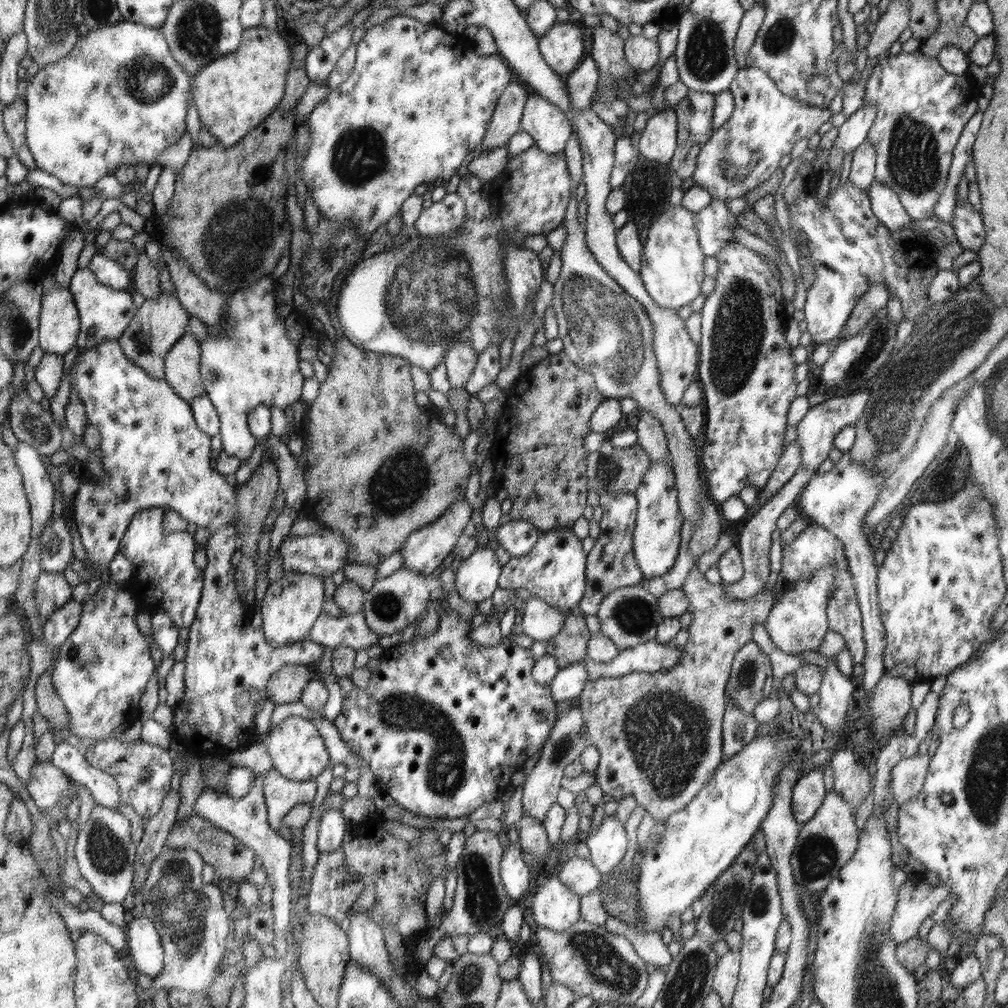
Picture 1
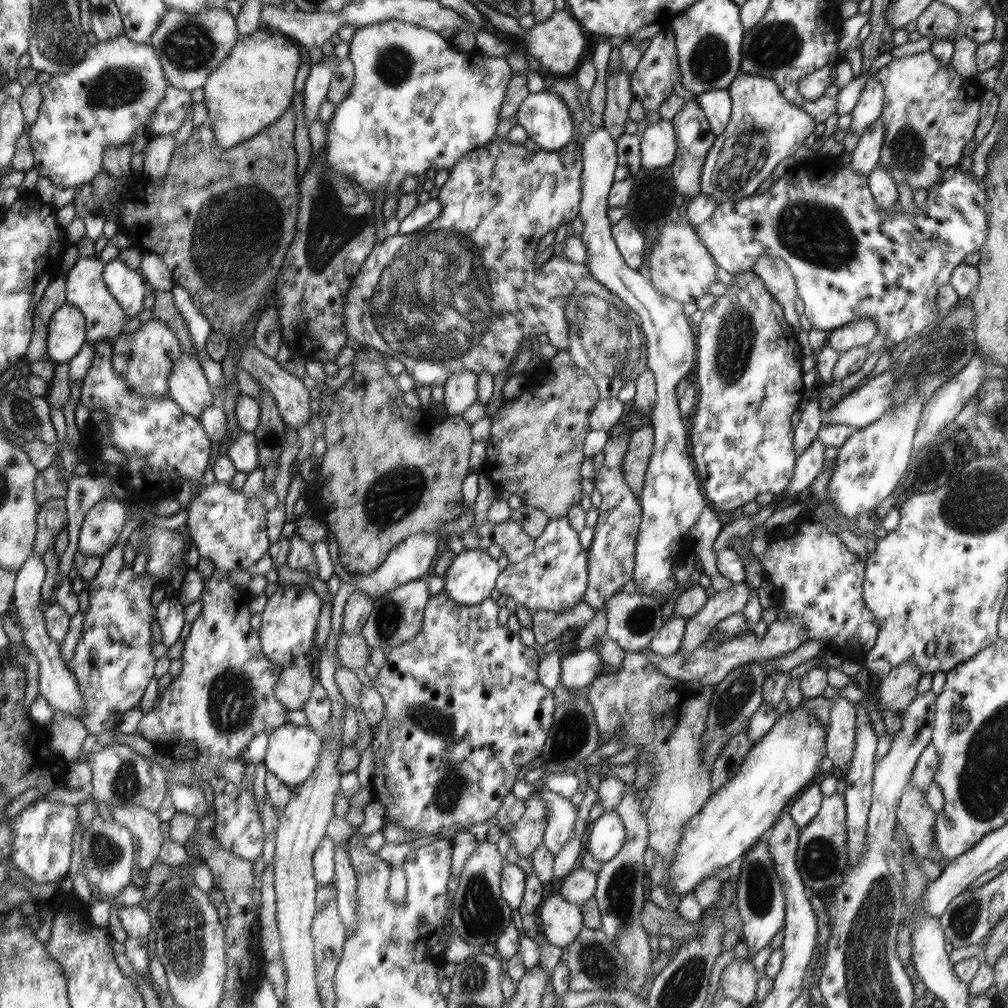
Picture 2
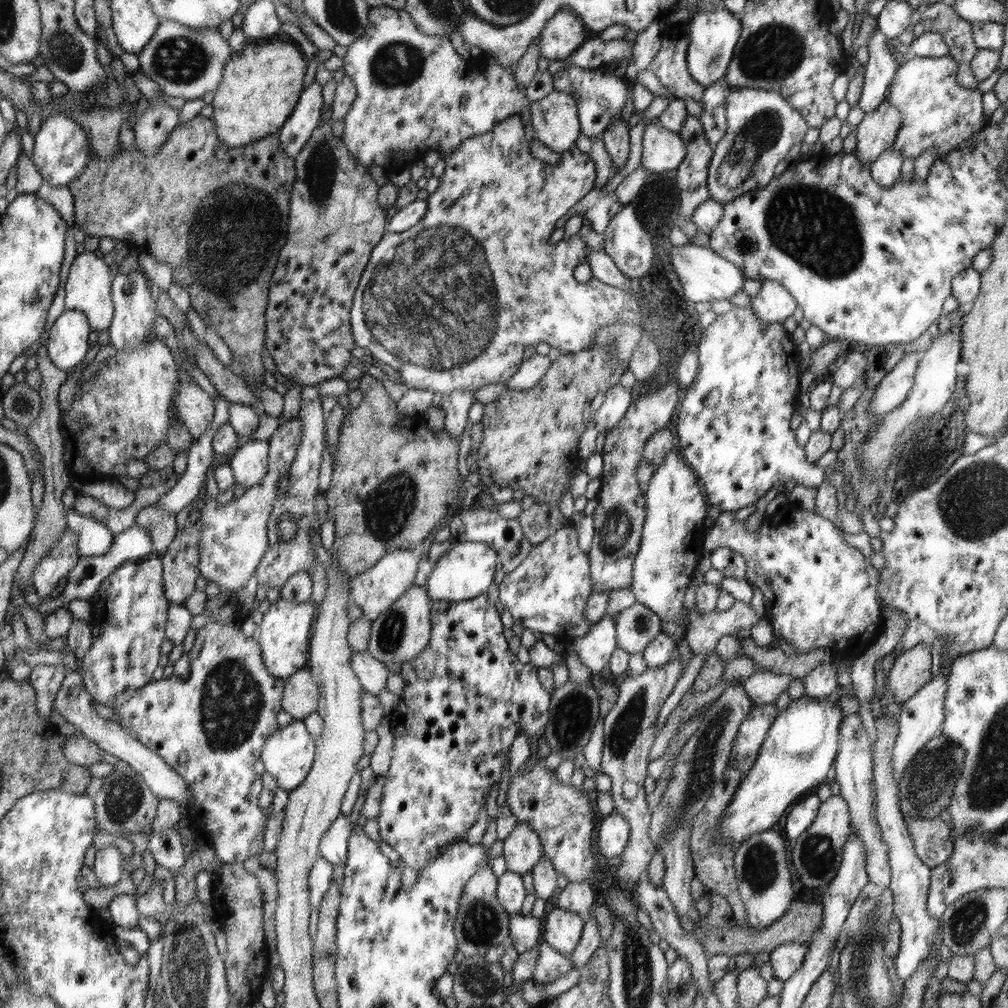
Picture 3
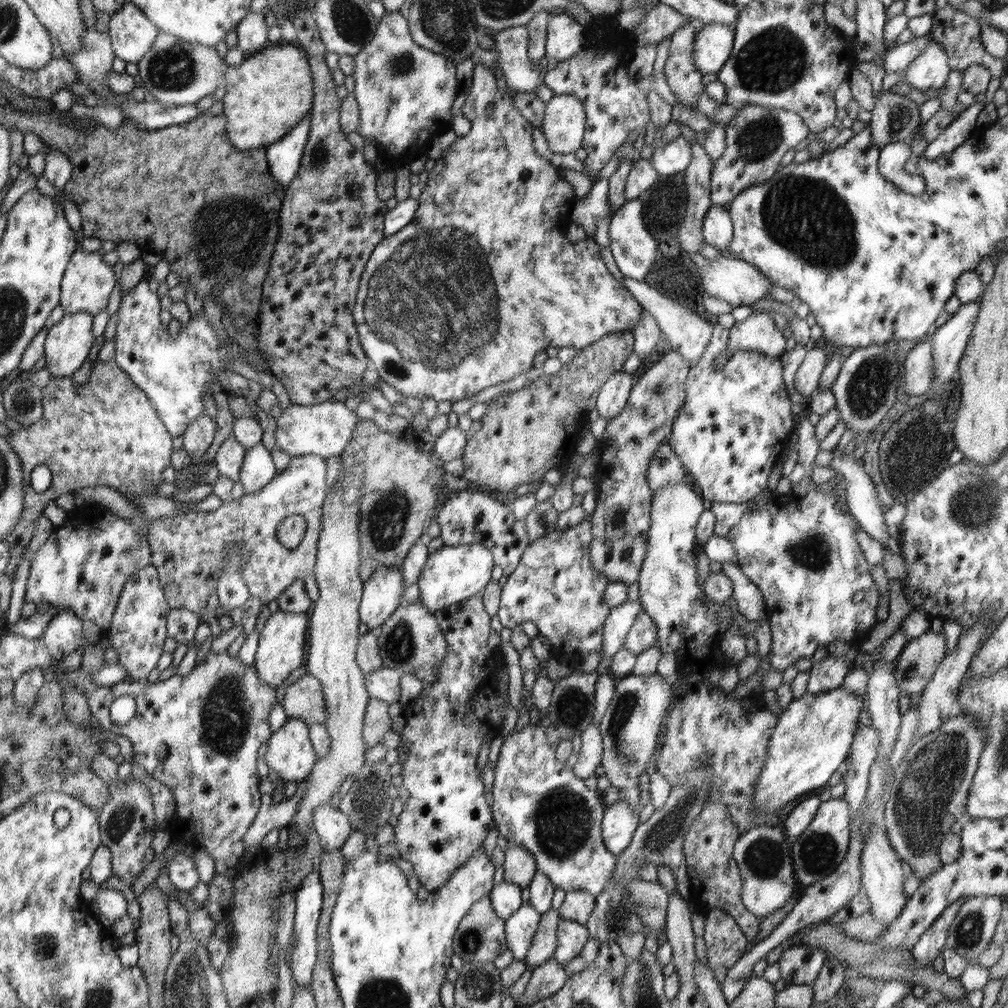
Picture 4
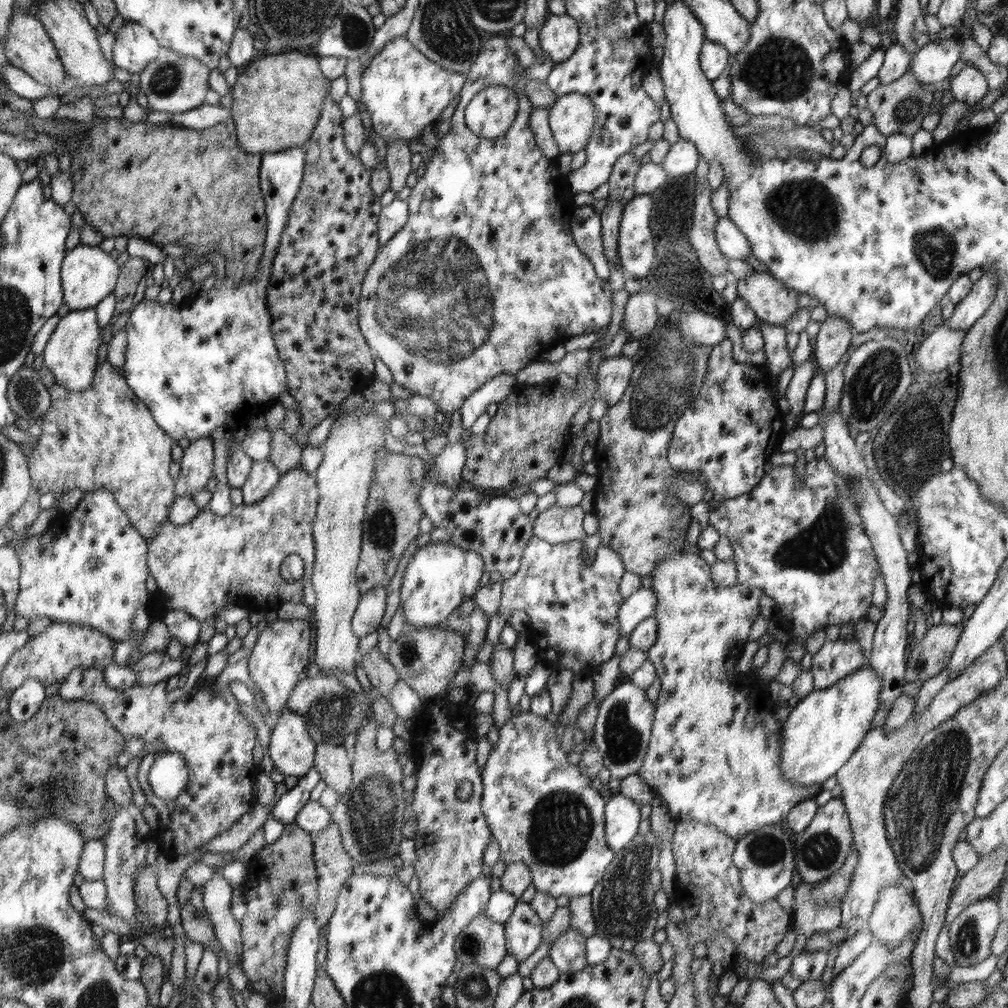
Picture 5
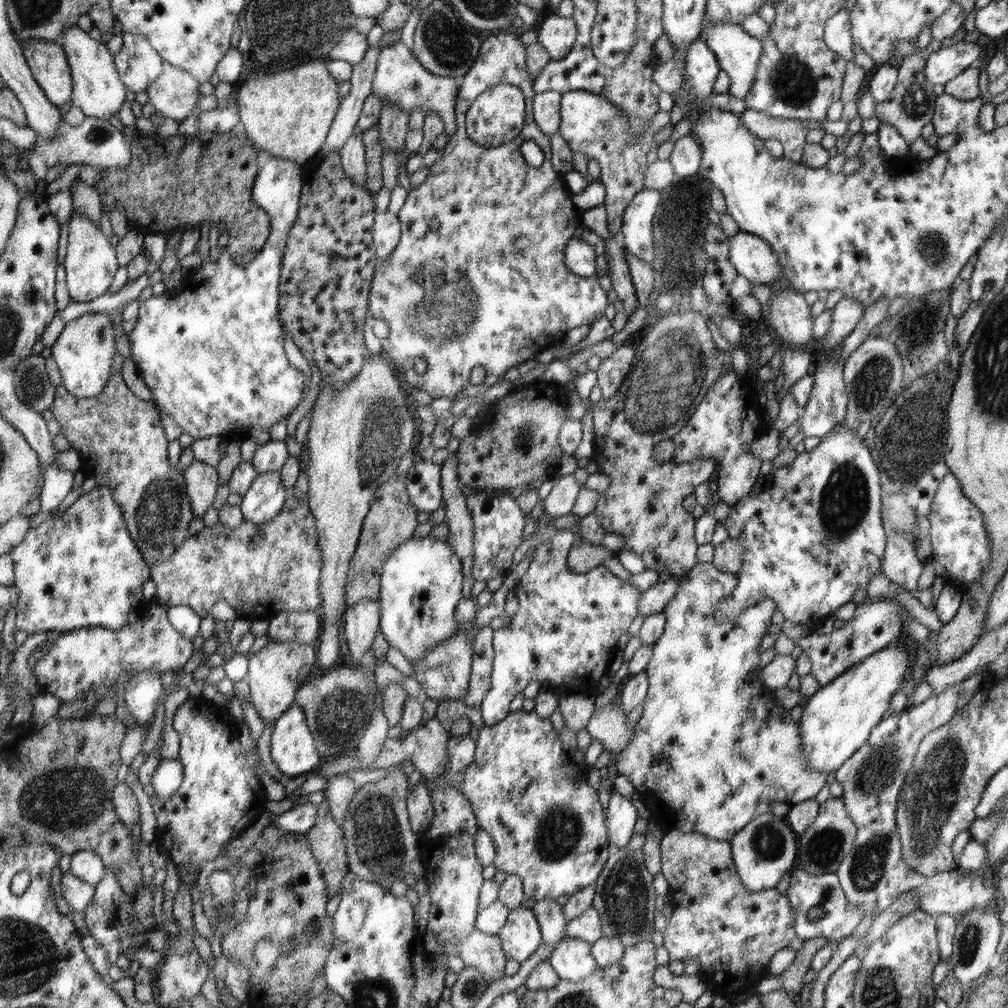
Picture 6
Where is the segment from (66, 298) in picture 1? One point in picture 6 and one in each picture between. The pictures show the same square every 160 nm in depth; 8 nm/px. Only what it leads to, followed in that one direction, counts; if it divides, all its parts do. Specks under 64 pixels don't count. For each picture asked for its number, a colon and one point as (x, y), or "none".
2: (67, 331)
3: (67, 344)
4: (67, 345)
5: (71, 351)
6: (84, 351)

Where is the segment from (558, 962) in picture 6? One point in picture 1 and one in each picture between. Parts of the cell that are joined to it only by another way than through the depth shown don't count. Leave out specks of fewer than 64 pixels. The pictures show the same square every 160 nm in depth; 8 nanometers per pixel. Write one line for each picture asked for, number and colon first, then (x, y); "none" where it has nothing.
1: (554, 906)
2: (560, 921)
3: (563, 929)
4: (571, 936)
5: (567, 952)

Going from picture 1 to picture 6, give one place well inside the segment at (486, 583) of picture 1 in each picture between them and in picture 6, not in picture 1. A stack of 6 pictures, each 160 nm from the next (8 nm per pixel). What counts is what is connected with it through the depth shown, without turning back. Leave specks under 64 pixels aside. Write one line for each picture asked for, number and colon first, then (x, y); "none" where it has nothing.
2: (469, 580)
3: (467, 570)
4: (453, 574)
5: (440, 576)
6: (423, 581)

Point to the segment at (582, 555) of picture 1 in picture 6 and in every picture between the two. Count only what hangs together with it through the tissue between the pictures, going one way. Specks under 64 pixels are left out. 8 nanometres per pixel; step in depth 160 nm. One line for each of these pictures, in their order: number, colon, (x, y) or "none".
2: (555, 577)
3: (547, 593)
4: (555, 586)
5: (574, 607)
6: (566, 630)

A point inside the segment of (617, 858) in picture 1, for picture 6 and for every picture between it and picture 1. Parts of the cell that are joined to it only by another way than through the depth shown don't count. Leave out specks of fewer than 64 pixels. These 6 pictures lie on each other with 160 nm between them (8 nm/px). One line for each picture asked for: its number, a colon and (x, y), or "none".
2: (607, 834)
3: (613, 834)
4: (619, 822)
5: (622, 816)
6: (620, 817)

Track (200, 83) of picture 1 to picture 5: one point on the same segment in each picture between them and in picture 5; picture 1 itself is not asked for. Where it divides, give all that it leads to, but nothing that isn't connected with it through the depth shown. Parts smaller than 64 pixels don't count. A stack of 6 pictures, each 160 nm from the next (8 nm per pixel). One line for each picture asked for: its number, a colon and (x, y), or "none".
2: (252, 88)
3: (261, 86)
4: (268, 94)
5: (278, 101)

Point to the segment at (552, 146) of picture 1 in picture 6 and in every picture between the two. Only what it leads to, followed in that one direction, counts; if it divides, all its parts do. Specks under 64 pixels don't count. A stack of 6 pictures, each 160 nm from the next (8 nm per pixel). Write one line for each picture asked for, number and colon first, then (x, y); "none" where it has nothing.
2: (545, 117)
3: (555, 120)
4: (564, 125)
5: (572, 119)
6: (592, 125)

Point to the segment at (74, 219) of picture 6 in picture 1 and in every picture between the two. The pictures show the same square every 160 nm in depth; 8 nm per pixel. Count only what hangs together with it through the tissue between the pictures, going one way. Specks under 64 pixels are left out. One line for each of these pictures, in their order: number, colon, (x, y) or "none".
1: (105, 312)
2: (85, 287)
3: (88, 289)
4: (88, 281)
5: (89, 274)

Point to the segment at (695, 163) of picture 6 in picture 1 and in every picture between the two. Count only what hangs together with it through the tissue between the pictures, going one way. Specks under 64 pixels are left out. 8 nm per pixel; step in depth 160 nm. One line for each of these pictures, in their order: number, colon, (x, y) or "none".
1: (658, 142)
2: (658, 147)
3: (663, 150)
4: (672, 157)
5: (682, 159)

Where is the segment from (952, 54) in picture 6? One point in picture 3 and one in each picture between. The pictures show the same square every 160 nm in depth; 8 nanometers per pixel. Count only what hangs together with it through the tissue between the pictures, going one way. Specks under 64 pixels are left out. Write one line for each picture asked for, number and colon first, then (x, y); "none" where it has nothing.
3: (938, 112)
4: (929, 72)
5: (932, 63)

